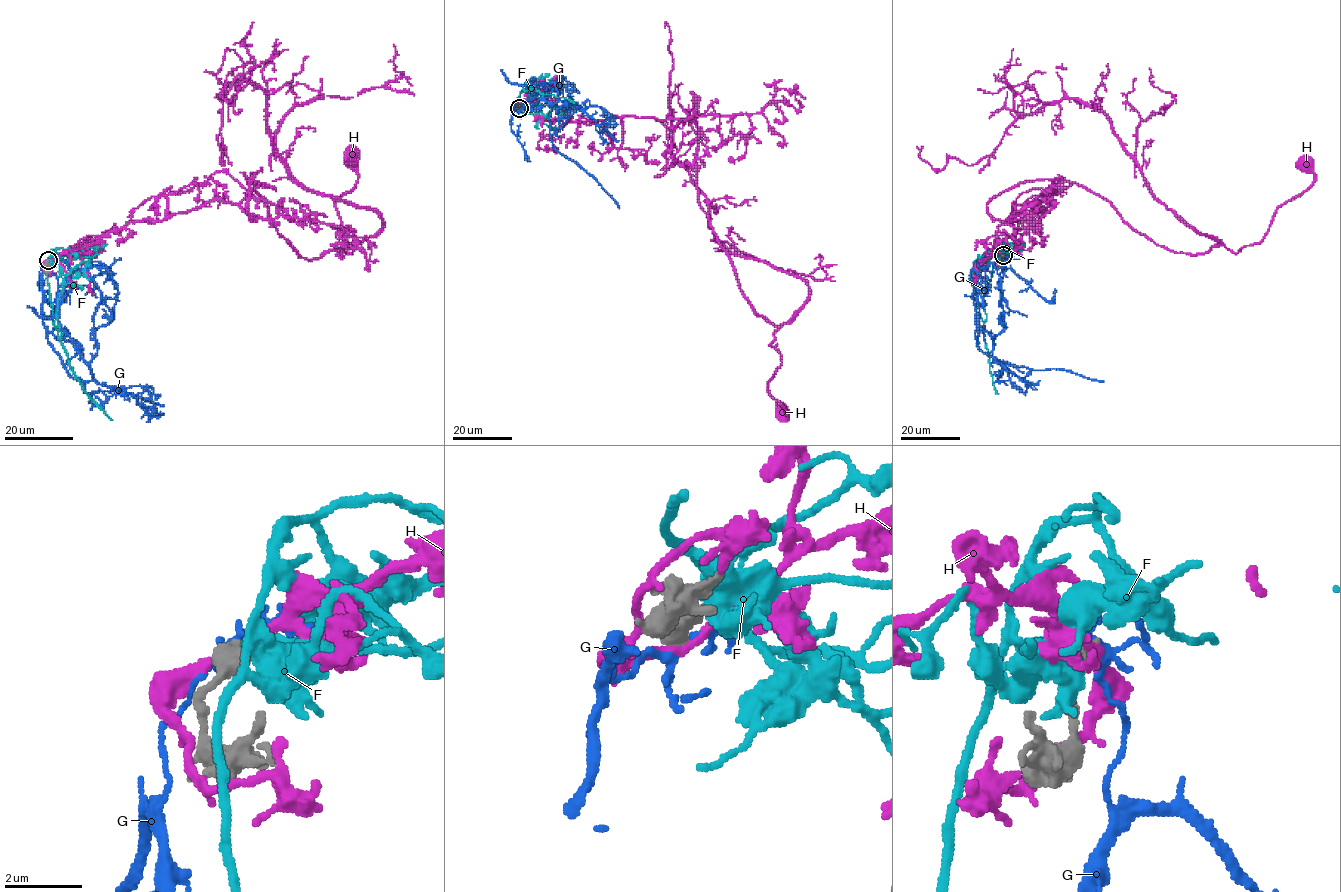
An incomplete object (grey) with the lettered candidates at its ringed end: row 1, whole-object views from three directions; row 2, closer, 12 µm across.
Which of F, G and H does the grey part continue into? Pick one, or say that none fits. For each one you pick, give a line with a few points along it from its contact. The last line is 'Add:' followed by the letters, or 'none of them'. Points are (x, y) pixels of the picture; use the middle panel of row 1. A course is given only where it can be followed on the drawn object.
Add: none of them

